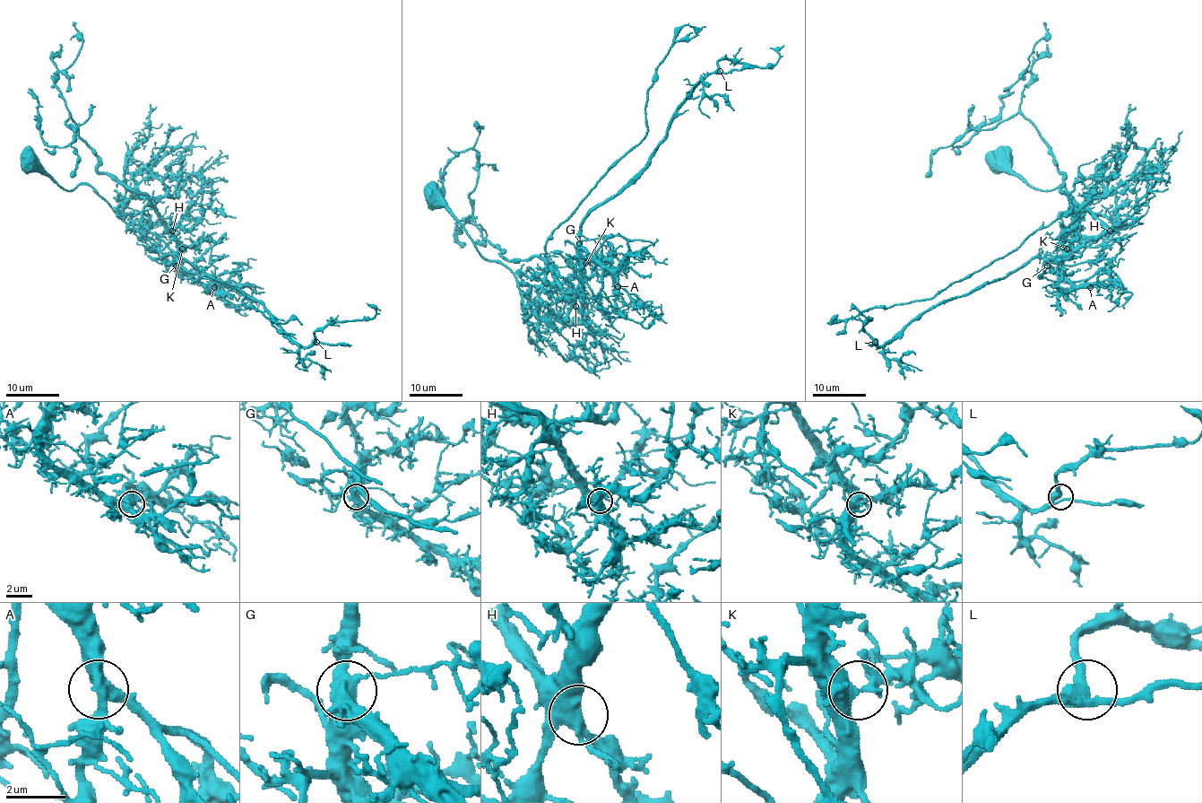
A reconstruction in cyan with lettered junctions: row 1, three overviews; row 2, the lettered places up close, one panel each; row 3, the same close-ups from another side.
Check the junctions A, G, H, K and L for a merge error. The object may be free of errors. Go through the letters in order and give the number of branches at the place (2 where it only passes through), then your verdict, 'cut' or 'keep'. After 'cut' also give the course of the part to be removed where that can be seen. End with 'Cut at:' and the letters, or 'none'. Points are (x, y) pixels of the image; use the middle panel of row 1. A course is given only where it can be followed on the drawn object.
A: branches 3; keep
G: branches 3; keep
H: branches 3; keep
K: branches 3; keep
L: branches 3; keep
Cut at: none

